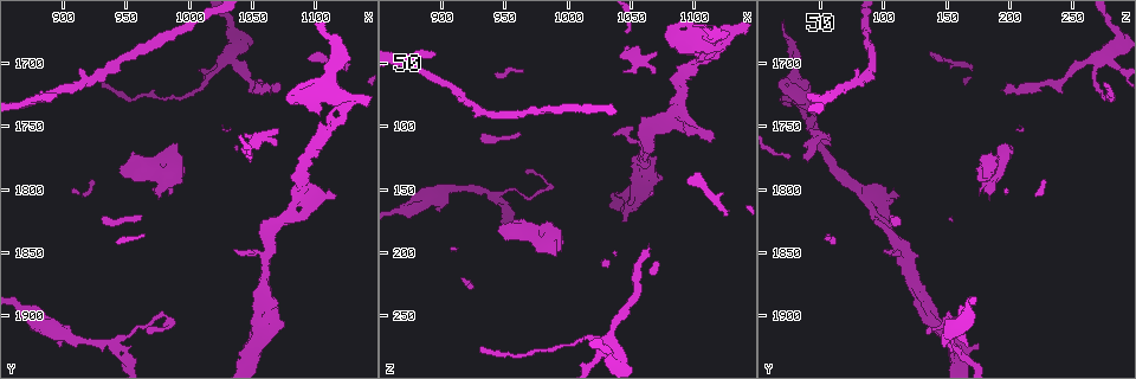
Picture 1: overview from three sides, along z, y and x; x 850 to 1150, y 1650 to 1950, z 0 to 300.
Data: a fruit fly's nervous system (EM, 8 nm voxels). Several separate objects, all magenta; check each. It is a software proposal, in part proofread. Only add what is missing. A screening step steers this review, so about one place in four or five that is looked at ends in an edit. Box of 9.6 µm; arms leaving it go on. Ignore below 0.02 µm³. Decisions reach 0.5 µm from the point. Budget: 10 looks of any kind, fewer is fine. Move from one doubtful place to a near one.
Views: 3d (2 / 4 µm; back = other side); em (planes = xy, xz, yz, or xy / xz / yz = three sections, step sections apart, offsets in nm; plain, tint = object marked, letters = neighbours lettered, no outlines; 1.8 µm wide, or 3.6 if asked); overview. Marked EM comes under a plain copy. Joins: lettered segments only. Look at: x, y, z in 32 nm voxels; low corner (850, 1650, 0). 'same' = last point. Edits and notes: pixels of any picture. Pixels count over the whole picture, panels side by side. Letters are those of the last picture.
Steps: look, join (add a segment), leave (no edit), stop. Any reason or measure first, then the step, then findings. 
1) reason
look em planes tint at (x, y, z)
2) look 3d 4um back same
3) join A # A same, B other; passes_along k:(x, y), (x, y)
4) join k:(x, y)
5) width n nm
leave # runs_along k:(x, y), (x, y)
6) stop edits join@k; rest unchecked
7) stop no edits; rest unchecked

thin end
look 3d 4um at (1098, 1670, 22)

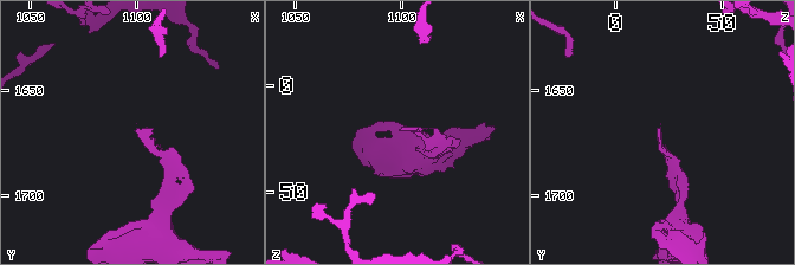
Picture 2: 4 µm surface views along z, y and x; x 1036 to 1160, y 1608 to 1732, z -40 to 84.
look em planes letters at (1101, 1669, 21)

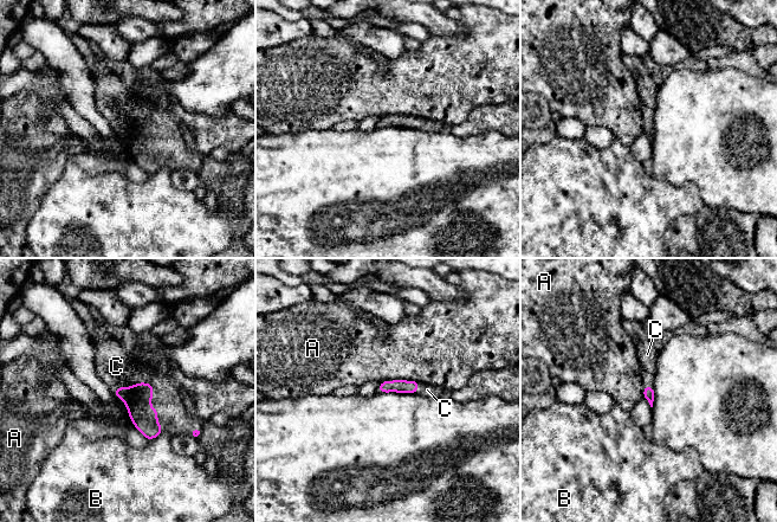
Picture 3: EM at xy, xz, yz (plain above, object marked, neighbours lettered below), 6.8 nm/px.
join C # A other, B other, C same; passes_along 3:(137, 398), (151, 398), (172, 414); the neuron continues

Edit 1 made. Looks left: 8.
see it whole again
look overview

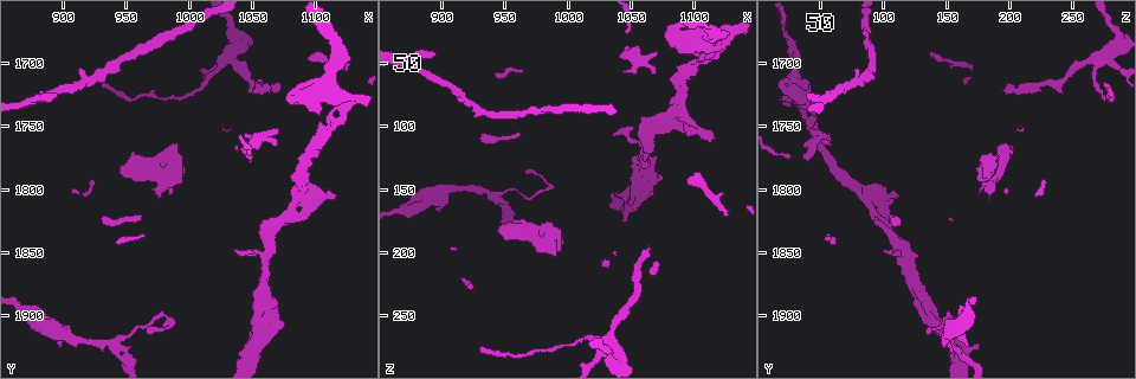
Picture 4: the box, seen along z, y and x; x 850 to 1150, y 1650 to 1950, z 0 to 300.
branch stops here
look em xz step 4 tint at (1094, 1810, 108)

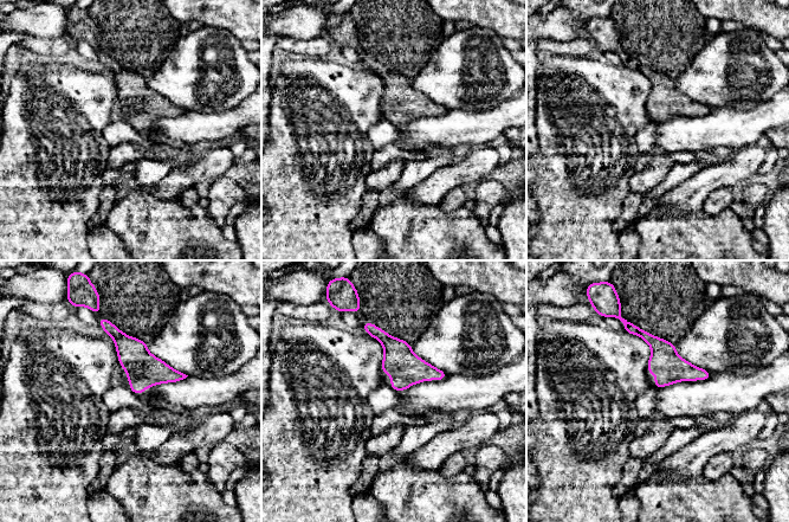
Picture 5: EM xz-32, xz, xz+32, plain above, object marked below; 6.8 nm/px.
look em xy step 8 letters same

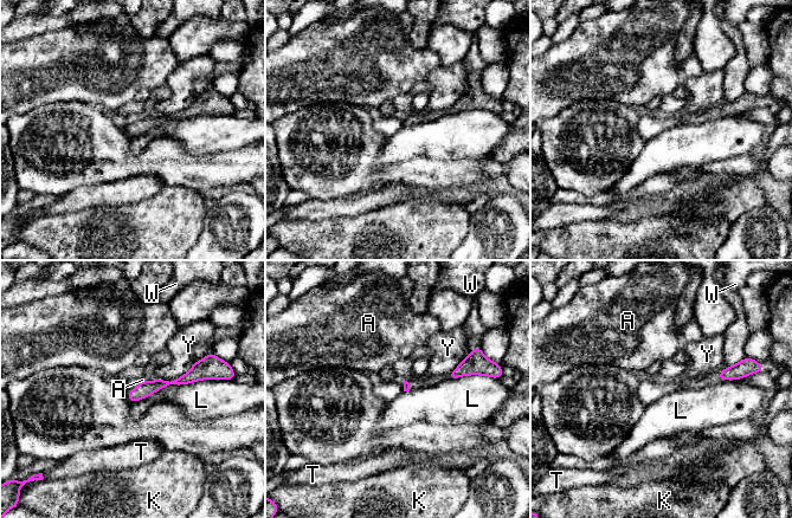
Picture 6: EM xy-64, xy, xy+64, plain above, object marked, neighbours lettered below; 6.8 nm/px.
leave # A other, K other, L other, T other, W other, Y other; runs_along 6:(200, 373), (130, 397); no lettered segment goes on from it

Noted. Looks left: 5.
an open end
look em planes tint at (896, 1722, 42)

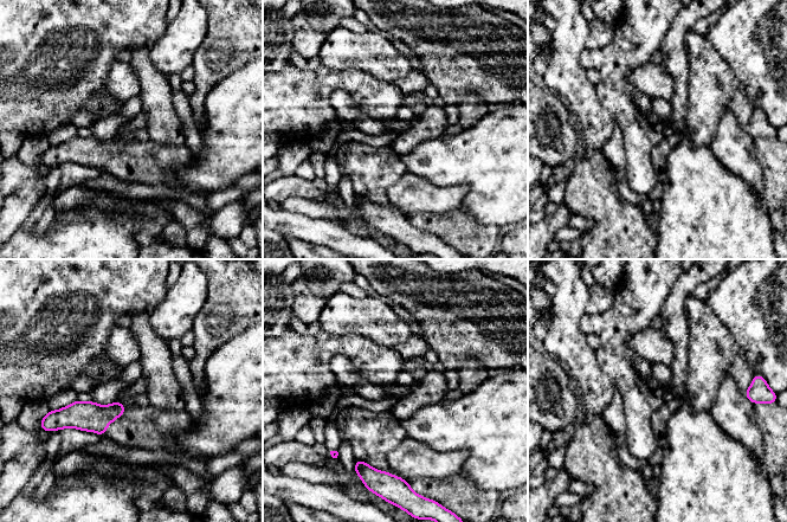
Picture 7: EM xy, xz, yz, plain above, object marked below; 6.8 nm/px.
look em planes letters same

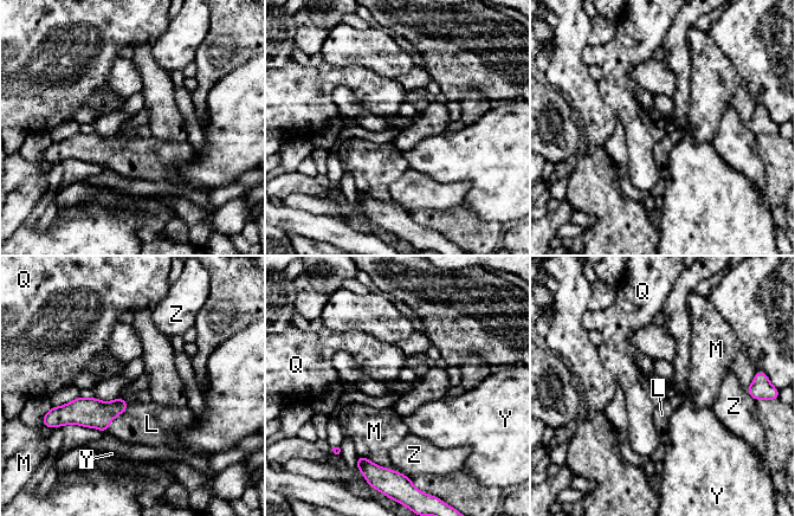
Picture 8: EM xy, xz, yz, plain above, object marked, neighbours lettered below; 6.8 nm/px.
width 100 nm
join L # L same, M other, Q other, Y other, Z other; passes_along 8:(92, 412), (116, 415), (152, 424); it goes on there

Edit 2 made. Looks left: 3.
look overview

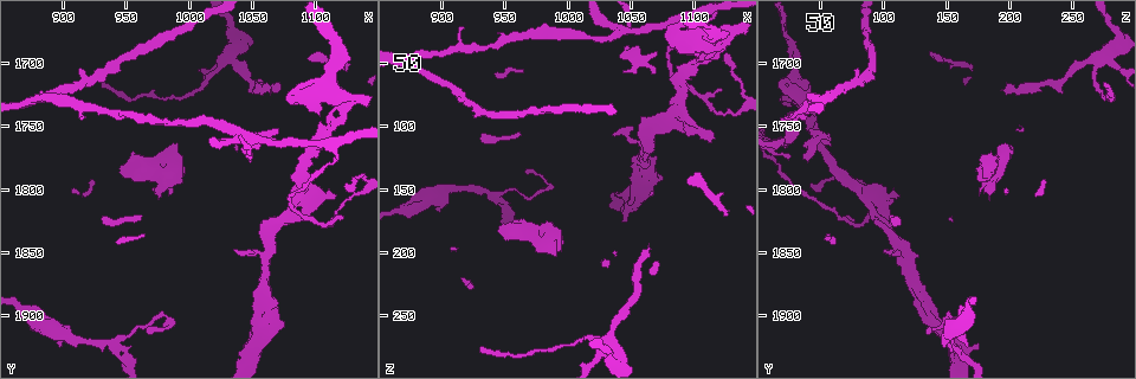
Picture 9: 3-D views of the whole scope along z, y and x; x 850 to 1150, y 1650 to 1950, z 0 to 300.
free end
look em planes letters at (1102, 1740, 46)

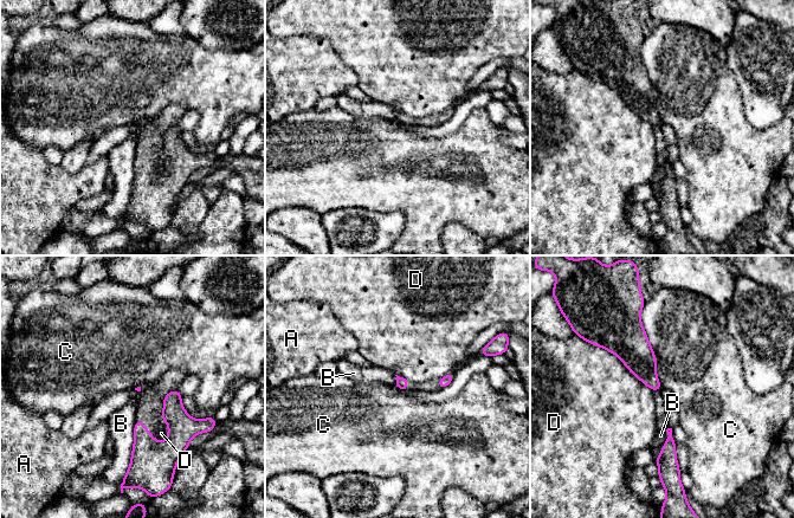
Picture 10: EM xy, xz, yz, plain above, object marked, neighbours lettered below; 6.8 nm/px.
leave # A other, B other, C other, D other; border 10:(640, 309), (640, 324), (656, 358); no lettered segment goes on from it

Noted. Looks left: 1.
stop edits join@3, join@8; rest unchecked

